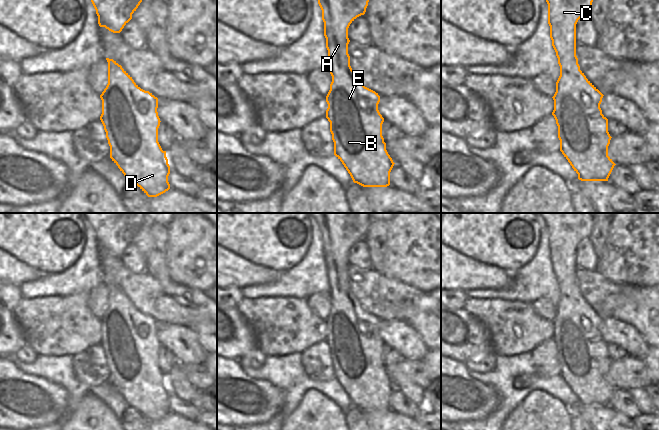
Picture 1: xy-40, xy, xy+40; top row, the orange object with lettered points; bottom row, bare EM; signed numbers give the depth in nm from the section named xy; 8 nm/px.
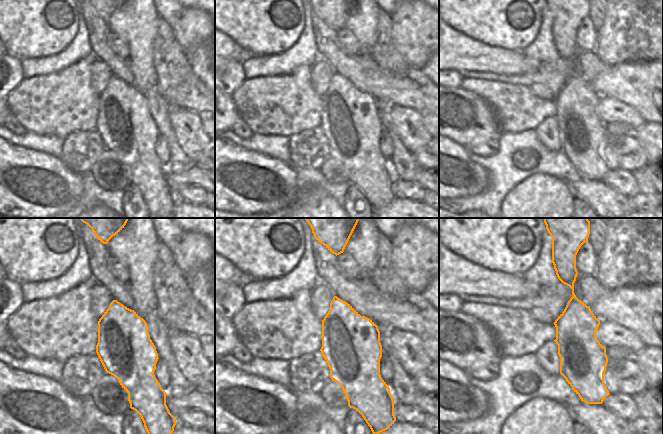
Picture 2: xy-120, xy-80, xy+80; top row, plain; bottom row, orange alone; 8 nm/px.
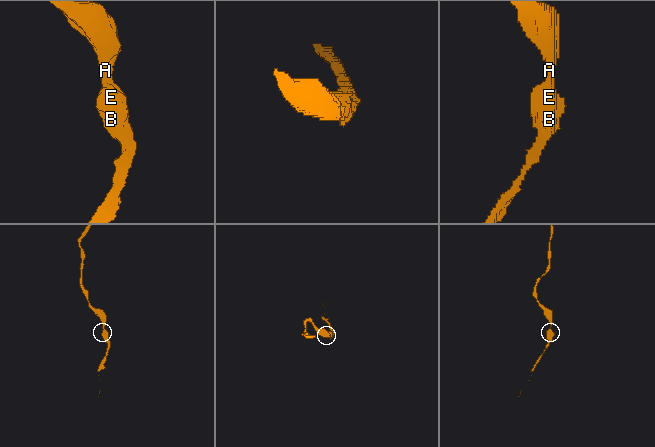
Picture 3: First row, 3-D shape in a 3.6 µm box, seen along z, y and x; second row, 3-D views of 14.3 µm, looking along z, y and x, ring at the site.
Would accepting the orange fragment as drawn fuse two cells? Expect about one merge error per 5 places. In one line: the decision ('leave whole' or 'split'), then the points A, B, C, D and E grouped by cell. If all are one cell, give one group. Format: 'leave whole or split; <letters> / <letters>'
leave whole; A B C D E

